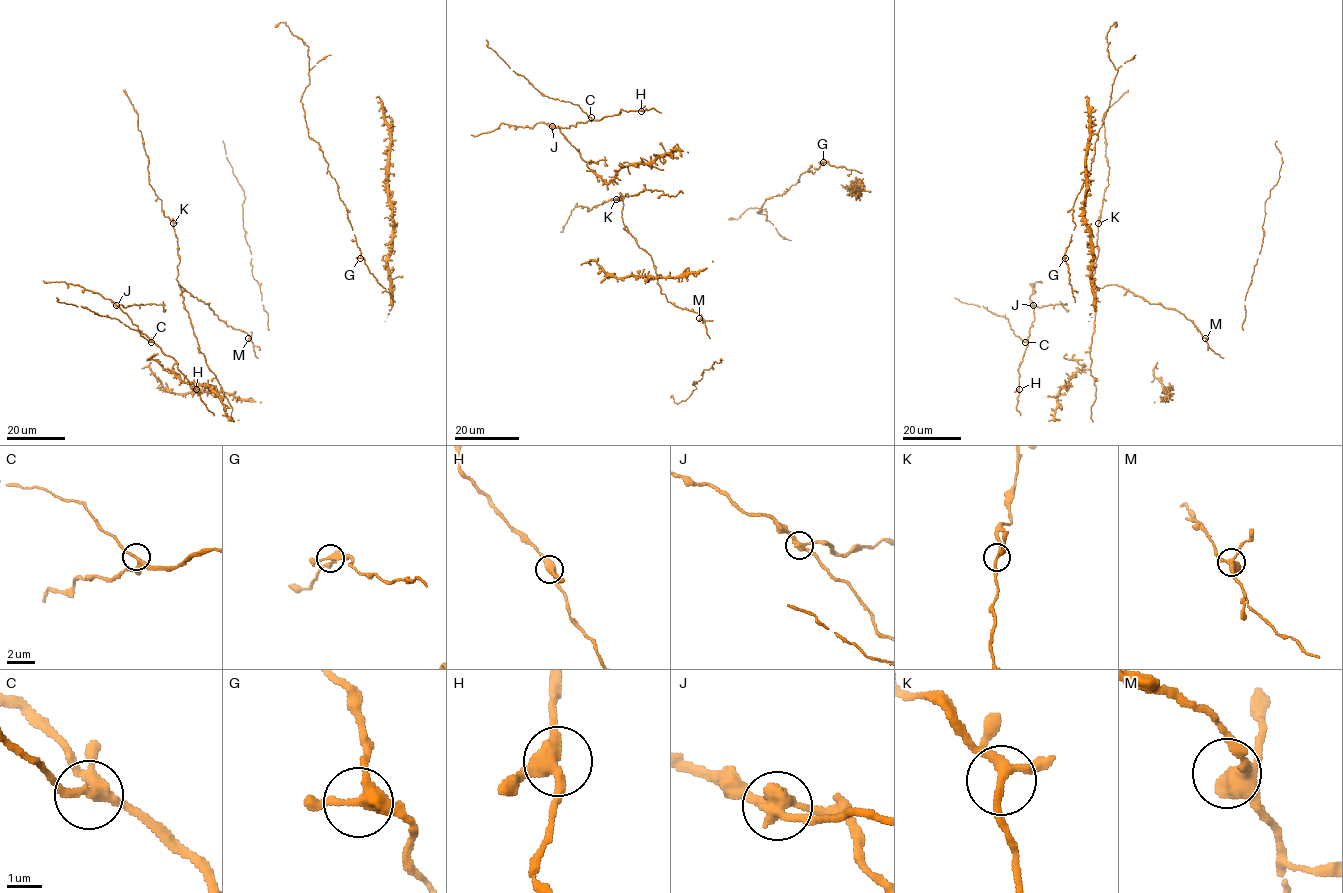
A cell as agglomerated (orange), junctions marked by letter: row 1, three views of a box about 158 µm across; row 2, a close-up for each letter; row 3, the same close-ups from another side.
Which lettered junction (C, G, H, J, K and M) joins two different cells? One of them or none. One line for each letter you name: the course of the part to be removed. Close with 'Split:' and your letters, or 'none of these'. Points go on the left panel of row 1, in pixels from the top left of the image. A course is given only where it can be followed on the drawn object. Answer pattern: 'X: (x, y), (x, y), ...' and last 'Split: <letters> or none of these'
J: (116, 305), (155, 303), (166, 309)
Split: J

